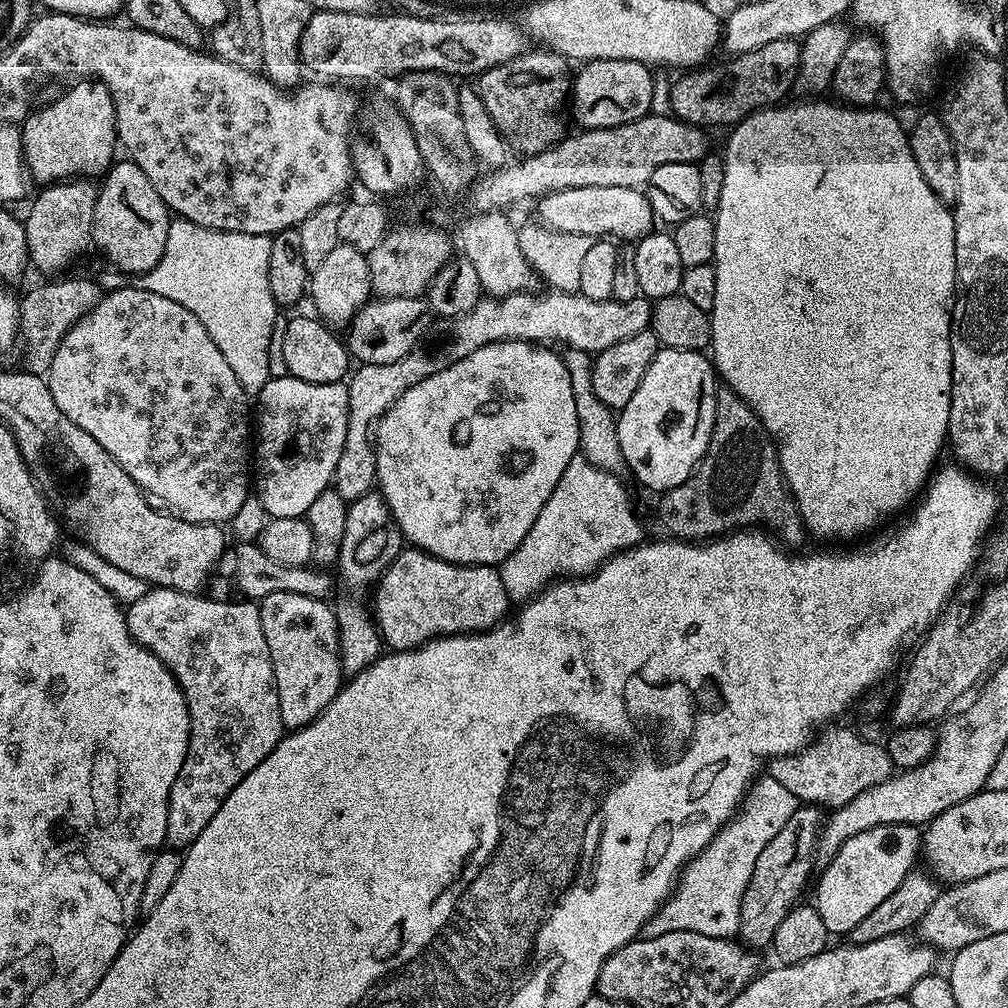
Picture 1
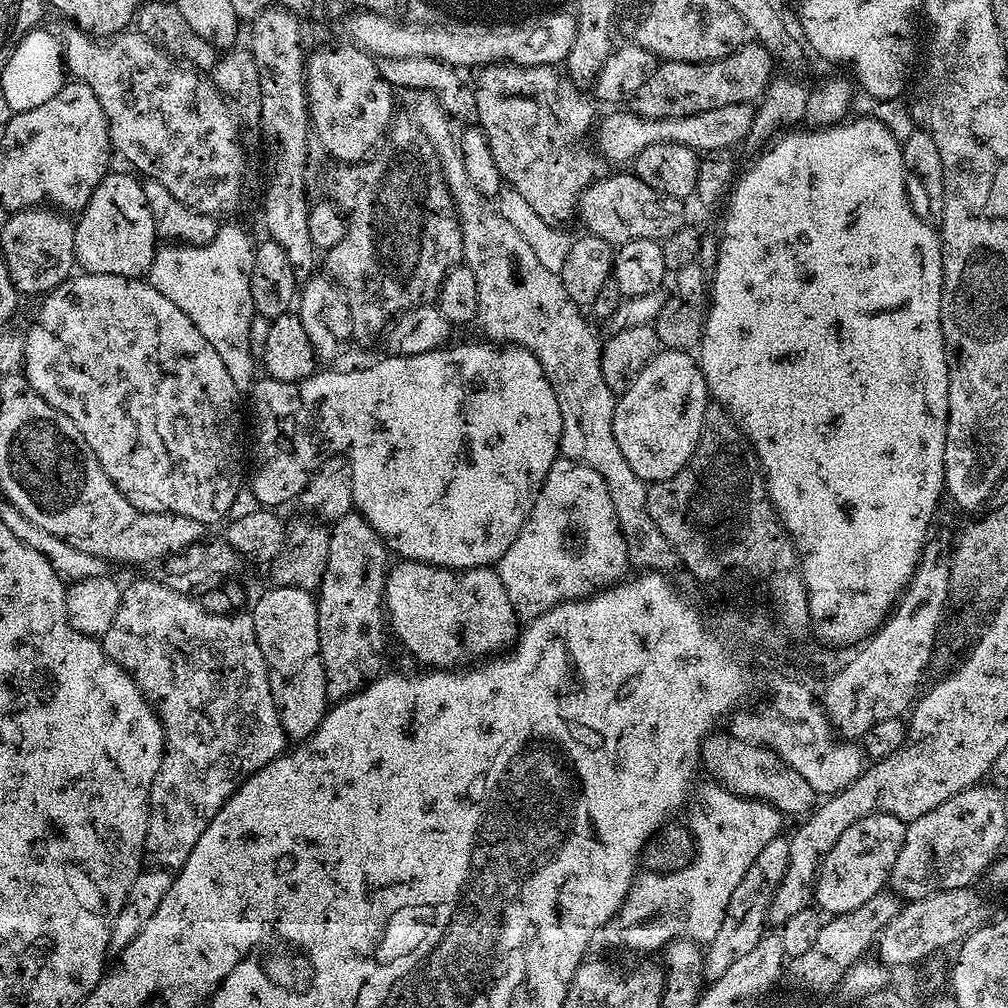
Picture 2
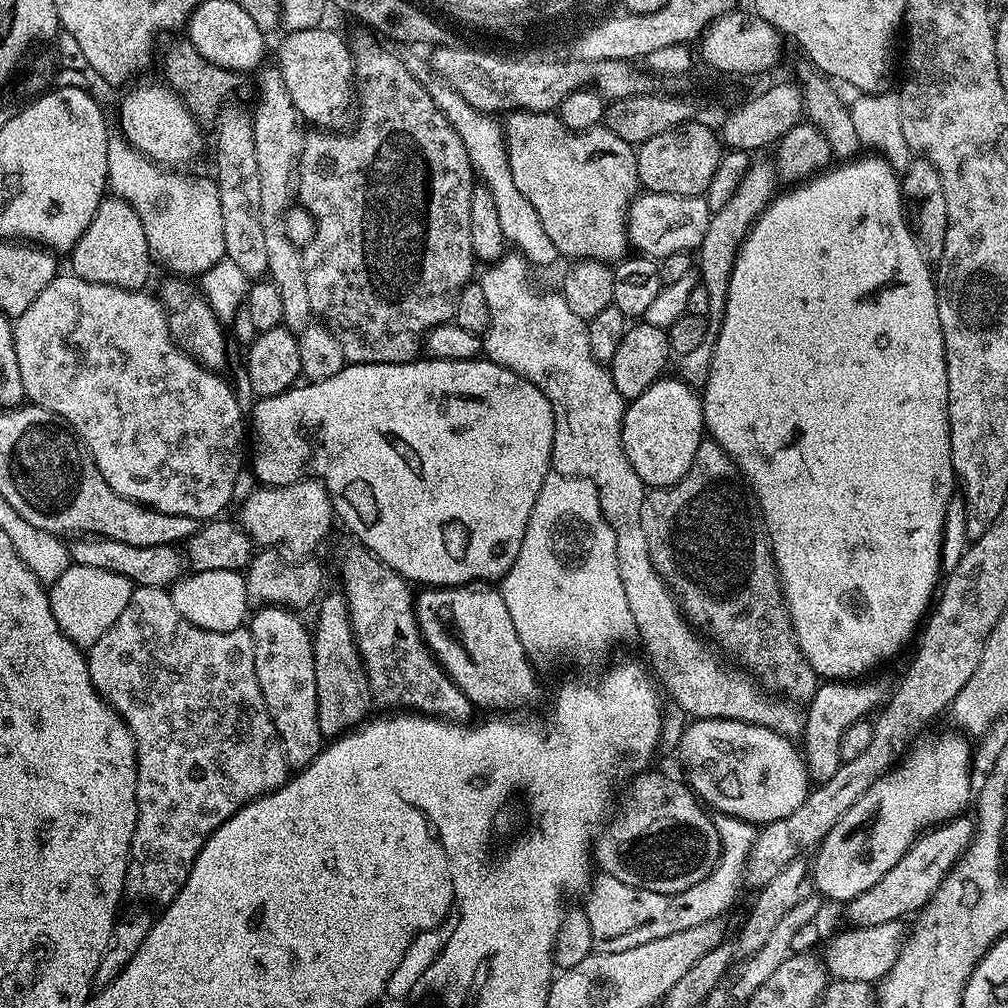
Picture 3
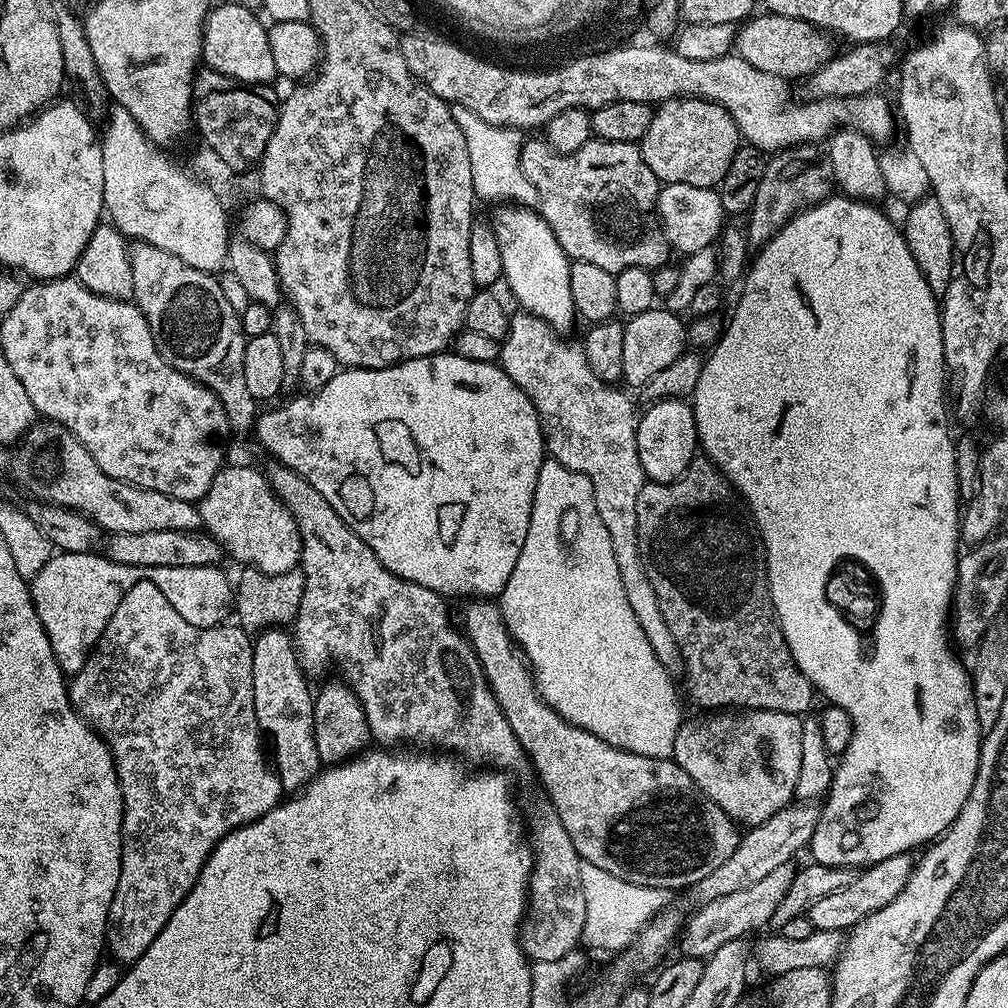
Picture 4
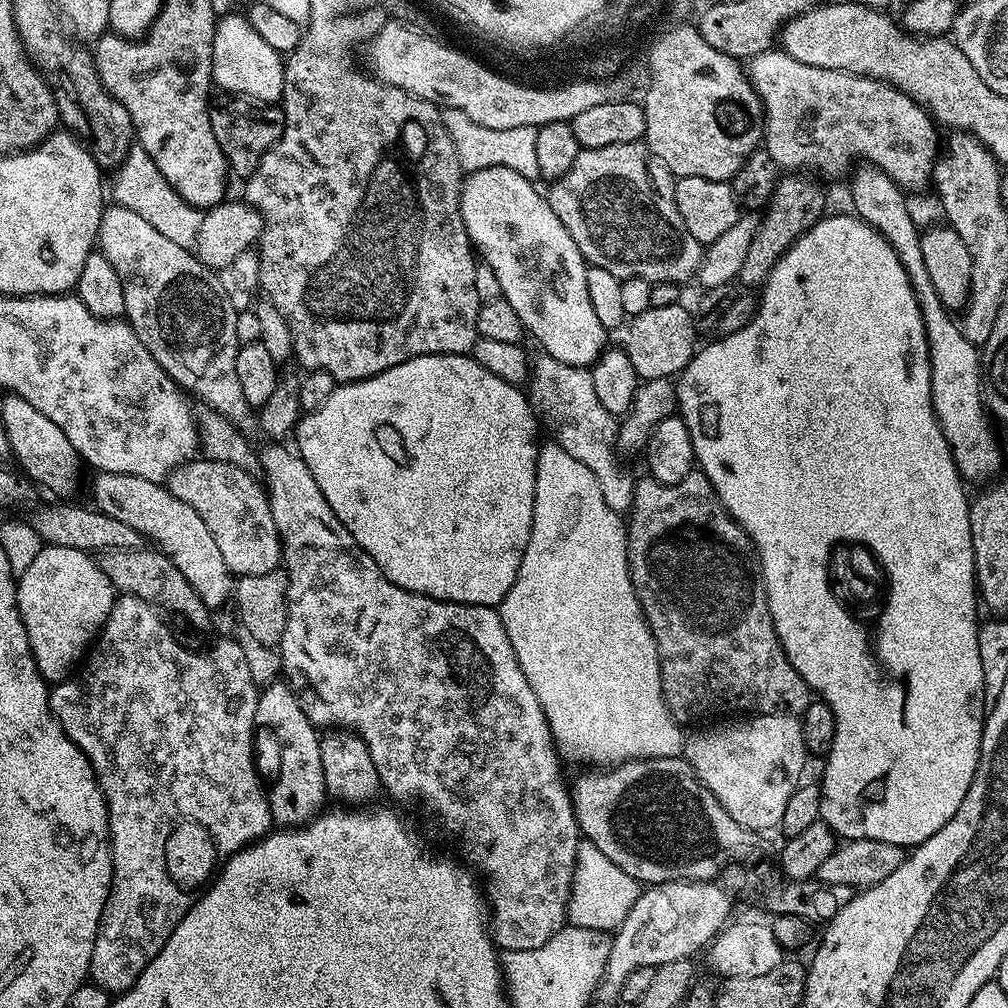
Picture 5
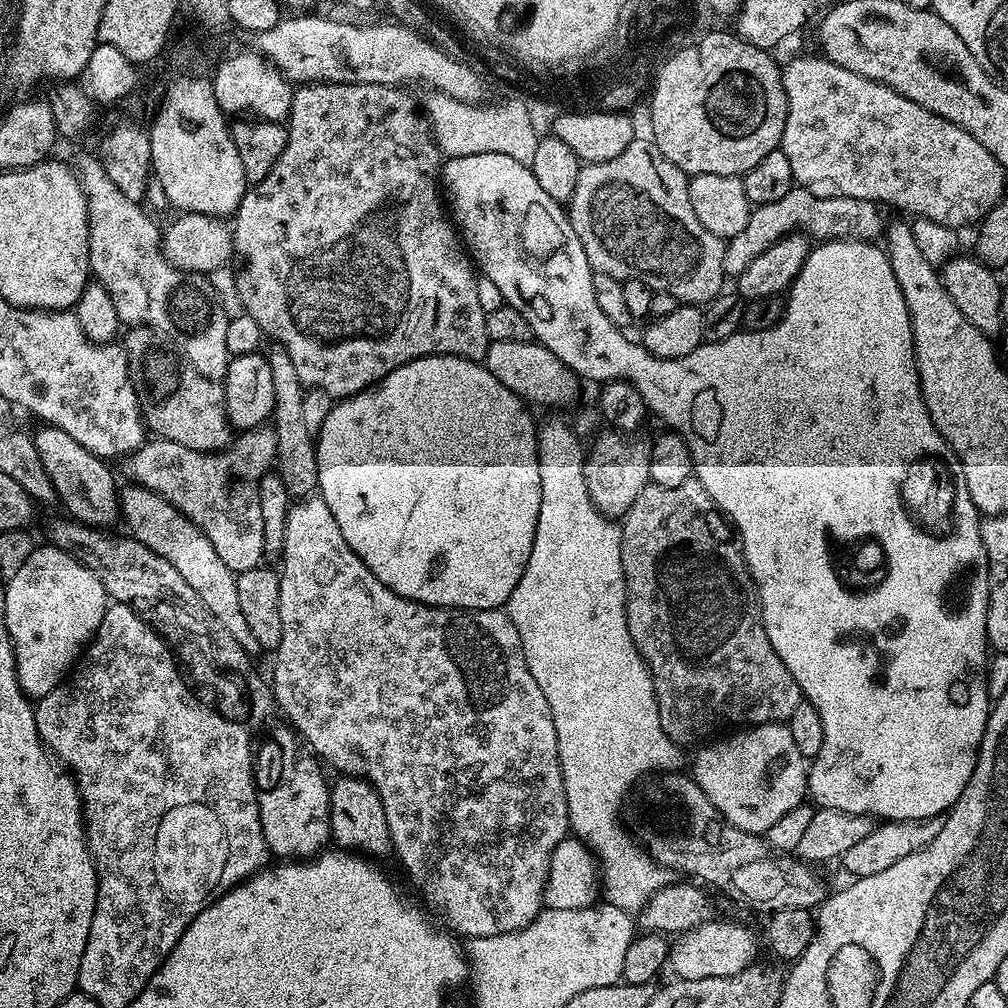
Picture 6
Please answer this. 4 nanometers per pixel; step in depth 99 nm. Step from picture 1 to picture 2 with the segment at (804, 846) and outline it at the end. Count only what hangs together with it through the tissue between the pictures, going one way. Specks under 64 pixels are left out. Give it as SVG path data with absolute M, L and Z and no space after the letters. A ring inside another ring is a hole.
M781 834L766 842L766 846L762 846L762 851L758 853L758 858L750 862L750 870L746 870L742 882L738 882L730 898L726 918L722 918L722 927L718 929L718 934L714 934L704 952L702 976L705 981L722 978L722 974L726 974L726 969L733 962L739 962L745 954L750 954L750 950L754 950L754 946L758 946L758 942L766 935L770 902L782 882L782 874L786 874L786 862L790 862L789 841L787 835Z

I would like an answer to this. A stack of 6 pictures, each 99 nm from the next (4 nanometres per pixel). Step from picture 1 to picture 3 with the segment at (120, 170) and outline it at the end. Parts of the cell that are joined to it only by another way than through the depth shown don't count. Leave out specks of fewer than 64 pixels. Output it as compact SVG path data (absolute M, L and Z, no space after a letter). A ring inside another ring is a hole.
M113 194L98 206L90 226L86 226L82 238L78 238L72 247L70 259L71 275L86 282L118 286L131 292L141 291L154 269L154 261L147 248L146 233L134 206Z

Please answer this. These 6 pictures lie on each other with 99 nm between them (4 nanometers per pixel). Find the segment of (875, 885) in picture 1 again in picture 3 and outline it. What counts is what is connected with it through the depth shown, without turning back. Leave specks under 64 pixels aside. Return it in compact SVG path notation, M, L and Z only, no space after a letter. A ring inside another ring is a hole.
M955 735L940 736L930 744L920 744L914 750L912 748L895 767L885 772L883 776L879 776L870 788L842 814L842 818L838 818L830 834L826 834L824 841L815 849L816 865L813 863L810 868L811 879L813 881L816 879L815 891L825 901L847 902L862 894L874 882L885 876L890 866L894 866L894 862L902 858L902 854L906 854L906 850L921 832L942 824L953 816L961 815L967 809L964 808L967 804L969 807L974 796L973 753L970 751L970 746L968 750L969 741L963 735Z

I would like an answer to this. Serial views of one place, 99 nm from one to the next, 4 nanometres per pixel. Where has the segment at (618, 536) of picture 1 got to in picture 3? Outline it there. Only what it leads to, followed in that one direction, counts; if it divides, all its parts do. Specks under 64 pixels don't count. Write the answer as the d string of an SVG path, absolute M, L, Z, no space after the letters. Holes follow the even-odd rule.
M552 470L542 482L542 490L538 490L538 498L534 498L534 510L530 510L530 522L526 522L526 534L522 538L522 546L518 550L518 558L514 558L514 566L504 579L499 581L498 587L502 594L502 602L506 602L506 610L510 610L510 618L514 621L514 630L518 630L518 642L526 650L526 654L533 661L540 662L547 656L560 656L563 652L581 652L584 656L596 656L607 650L611 644L624 640L634 632L630 606L626 603L626 590L622 590L622 577L618 574L618 542L614 538L614 530L610 522L602 514L602 506L598 498L598 490L594 482L581 476L567 476Z

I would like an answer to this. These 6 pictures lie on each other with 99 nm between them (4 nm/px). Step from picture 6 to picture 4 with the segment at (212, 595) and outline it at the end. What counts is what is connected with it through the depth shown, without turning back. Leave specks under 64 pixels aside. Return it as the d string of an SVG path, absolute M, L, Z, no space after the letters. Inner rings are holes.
M41 419L33 424L20 437L11 452L12 480L26 495L32 496L28 498L41 504L57 504L63 508L73 508L83 516L91 518L105 533L138 534L149 528L154 530L173 528L179 532L194 532L201 527L200 510L193 501L170 498L166 494L158 494L149 488L139 488L133 484L122 482L118 478L110 478L100 469L98 462L94 462L90 450L86 450L86 446L82 446L82 442L78 442L75 434L66 430L66 426L55 424L53 420Z

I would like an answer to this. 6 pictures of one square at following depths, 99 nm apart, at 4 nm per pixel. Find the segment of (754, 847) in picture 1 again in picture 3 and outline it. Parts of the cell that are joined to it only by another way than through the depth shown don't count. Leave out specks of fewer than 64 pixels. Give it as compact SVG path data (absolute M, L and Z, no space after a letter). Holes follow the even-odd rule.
M723 814L715 817L720 839L720 860L702 882L674 894L658 894L654 890L642 890L638 886L626 886L613 876L597 875L587 889L588 921L592 943L601 952L630 950L630 946L642 946L654 938L666 938L666 934L678 934L690 926L698 926L707 920L721 917L736 900L748 855L756 841L757 829L745 820Z

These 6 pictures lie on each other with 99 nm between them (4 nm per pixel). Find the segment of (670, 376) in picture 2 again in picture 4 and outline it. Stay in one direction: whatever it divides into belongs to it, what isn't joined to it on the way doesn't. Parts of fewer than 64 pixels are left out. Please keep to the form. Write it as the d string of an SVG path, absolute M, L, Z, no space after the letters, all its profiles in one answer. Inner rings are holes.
M683 399L657 400L647 405L648 409L639 413L636 421L636 445L638 446L638 462L642 462L645 477L653 484L669 484L677 480L690 466L692 457L697 455L696 423L691 403Z

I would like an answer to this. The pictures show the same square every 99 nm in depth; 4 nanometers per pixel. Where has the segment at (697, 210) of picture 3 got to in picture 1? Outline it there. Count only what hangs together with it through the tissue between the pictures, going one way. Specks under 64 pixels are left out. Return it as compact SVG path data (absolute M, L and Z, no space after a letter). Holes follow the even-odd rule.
M582 186L581 188L564 189L561 192L541 196L536 205L535 219L541 225L562 234L582 234L593 238L615 238L617 241L629 240L635 242L641 236L653 231L654 204L643 196L640 188L627 188L626 186Z

